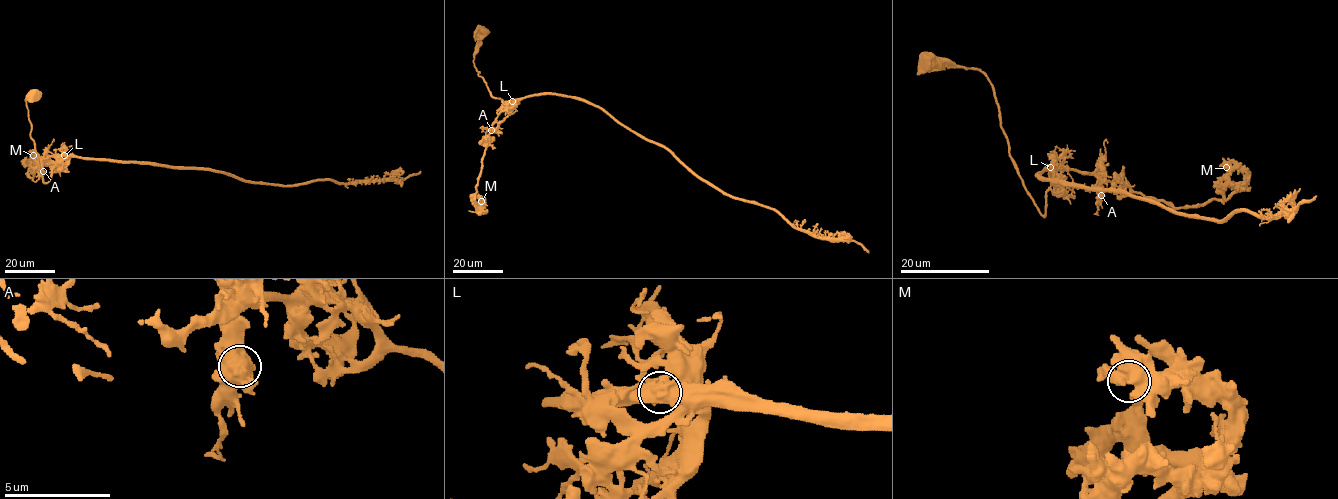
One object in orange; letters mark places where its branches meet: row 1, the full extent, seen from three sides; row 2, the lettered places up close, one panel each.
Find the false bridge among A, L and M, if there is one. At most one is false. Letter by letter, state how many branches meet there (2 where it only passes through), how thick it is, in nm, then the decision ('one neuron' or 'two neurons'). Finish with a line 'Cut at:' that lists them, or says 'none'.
A: branches 2; calibre 750 nm; one neuron
L: branches 2; calibre 750 nm; two neurons
M: branches 2; calibre 750 nm; one neuron
Cut at: L

